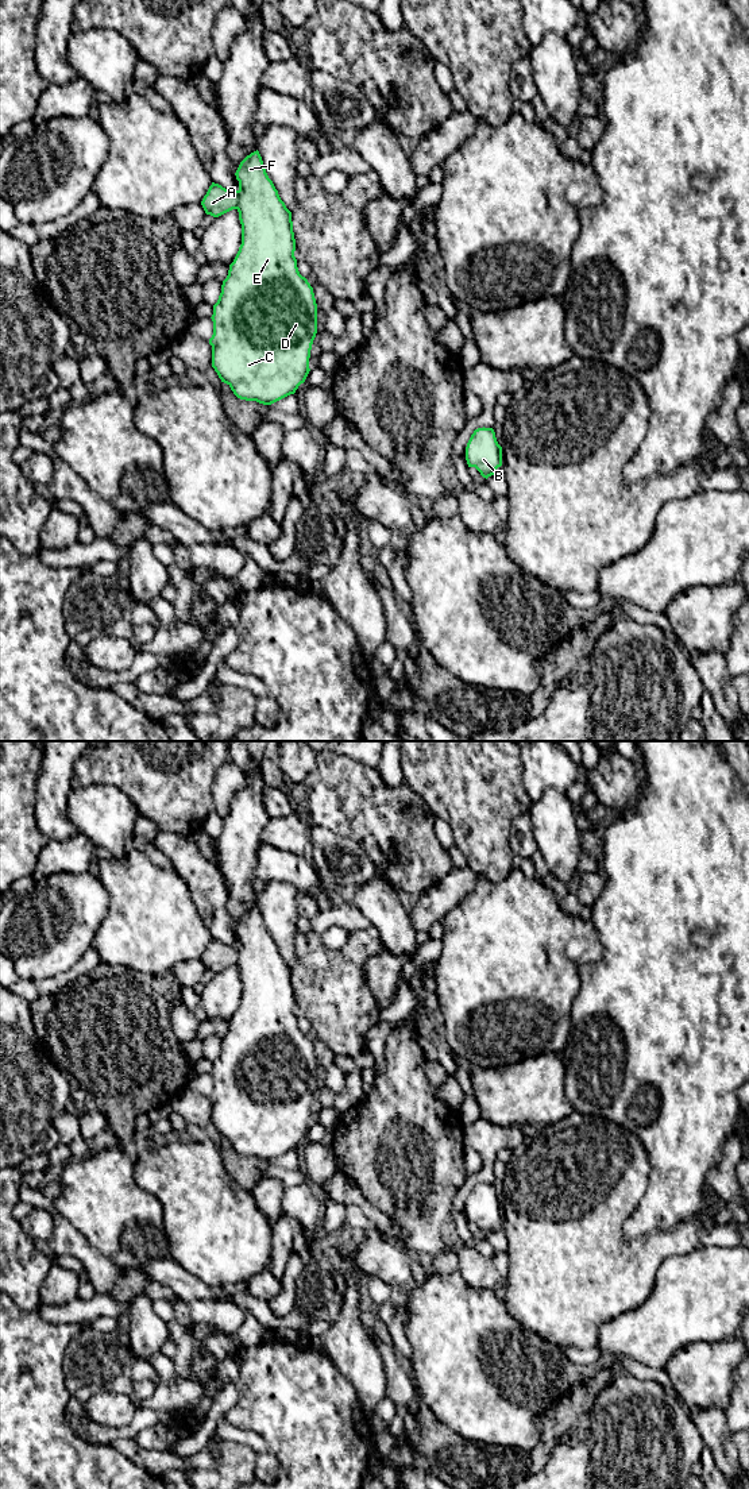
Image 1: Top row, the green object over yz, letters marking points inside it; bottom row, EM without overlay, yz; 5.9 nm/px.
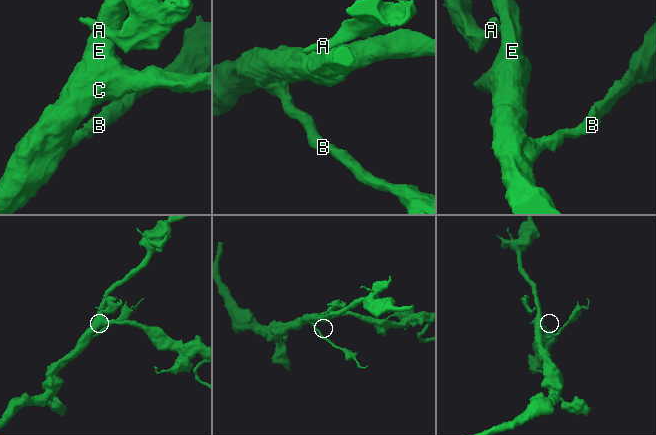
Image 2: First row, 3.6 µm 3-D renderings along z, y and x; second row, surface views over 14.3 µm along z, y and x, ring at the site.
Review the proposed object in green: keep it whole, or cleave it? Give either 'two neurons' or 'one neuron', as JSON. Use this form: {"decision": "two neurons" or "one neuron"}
{"decision": "two neurons"}

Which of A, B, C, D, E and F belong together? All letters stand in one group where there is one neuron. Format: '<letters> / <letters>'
A / B C D E F

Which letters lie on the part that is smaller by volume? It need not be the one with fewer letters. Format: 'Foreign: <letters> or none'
Foreign: A

